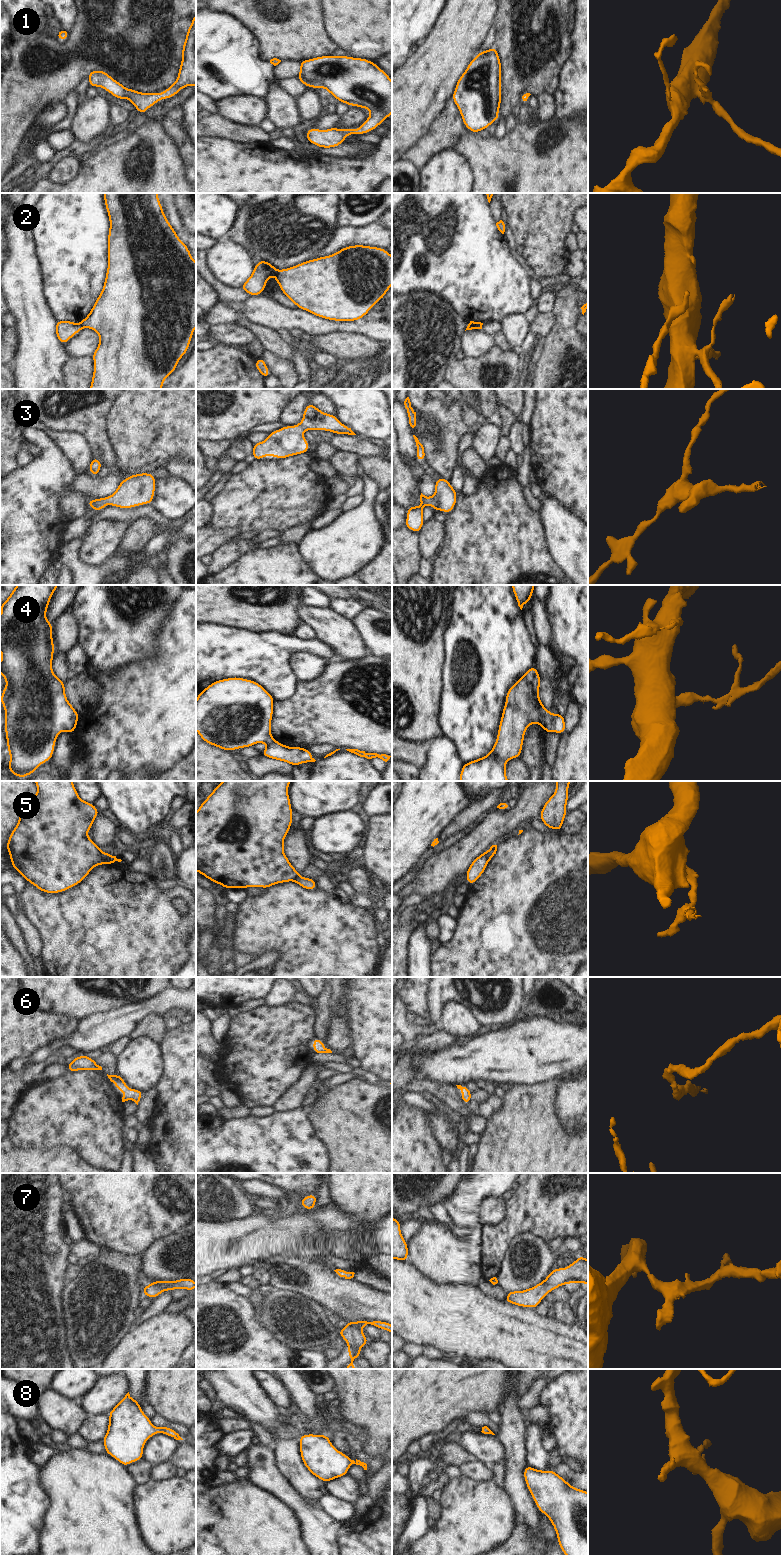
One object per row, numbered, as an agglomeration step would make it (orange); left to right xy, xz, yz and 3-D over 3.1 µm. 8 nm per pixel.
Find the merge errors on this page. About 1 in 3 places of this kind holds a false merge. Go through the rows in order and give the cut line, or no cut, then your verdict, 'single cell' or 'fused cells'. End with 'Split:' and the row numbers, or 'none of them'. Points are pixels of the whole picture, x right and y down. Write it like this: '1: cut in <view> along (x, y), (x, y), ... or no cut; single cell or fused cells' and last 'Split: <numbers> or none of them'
1: no cut; single cell
2: cut in xz along (278, 270), (275, 275); fused cells
3: no cut; single cell
4: no cut; single cell
5: cut in xy along (100, 851), (100, 856), (106, 862), (112, 862), (117, 859); fused cells
6: no cut; single cell
7: no cut; single cell
8: no cut; single cell
Split: 2, 5

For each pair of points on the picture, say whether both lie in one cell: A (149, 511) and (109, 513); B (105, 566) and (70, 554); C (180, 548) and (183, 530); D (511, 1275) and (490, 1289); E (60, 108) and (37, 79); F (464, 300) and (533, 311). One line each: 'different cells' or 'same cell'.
A: same cell
B: same cell
C: different cells
D: different cells
E: different cells
F: different cells

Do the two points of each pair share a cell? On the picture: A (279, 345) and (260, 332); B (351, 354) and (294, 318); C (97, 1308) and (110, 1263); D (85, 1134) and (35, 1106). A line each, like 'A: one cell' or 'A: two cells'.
A: one cell
B: two cells
C: one cell
D: one cell

